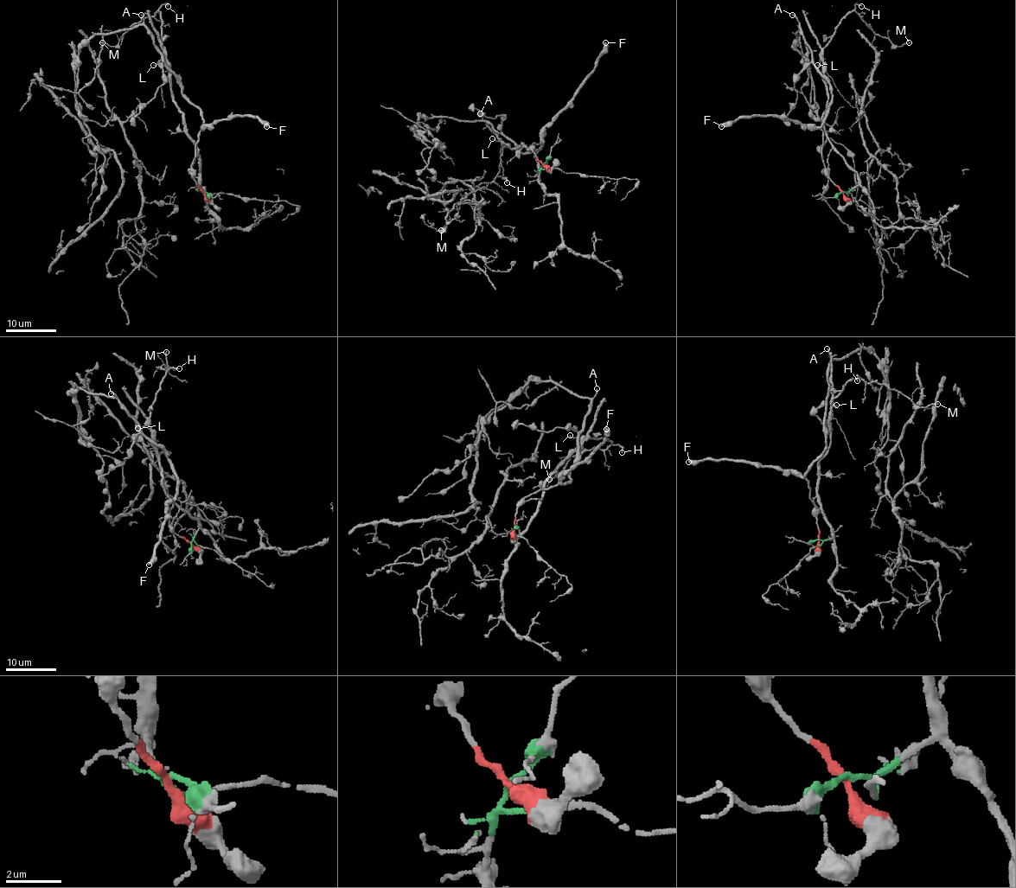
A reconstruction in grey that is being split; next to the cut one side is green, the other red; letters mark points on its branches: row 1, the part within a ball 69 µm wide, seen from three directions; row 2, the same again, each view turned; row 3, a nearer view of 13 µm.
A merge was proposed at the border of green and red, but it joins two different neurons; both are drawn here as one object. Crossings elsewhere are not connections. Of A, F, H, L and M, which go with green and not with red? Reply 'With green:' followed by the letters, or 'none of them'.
With green: H, L, M

